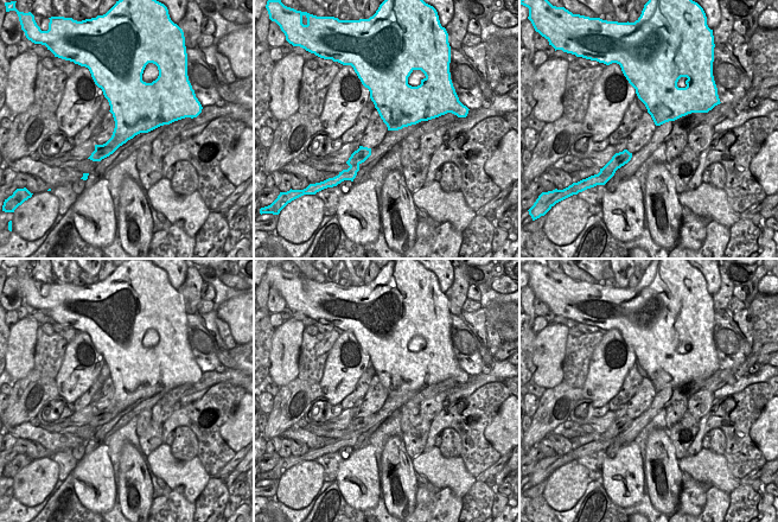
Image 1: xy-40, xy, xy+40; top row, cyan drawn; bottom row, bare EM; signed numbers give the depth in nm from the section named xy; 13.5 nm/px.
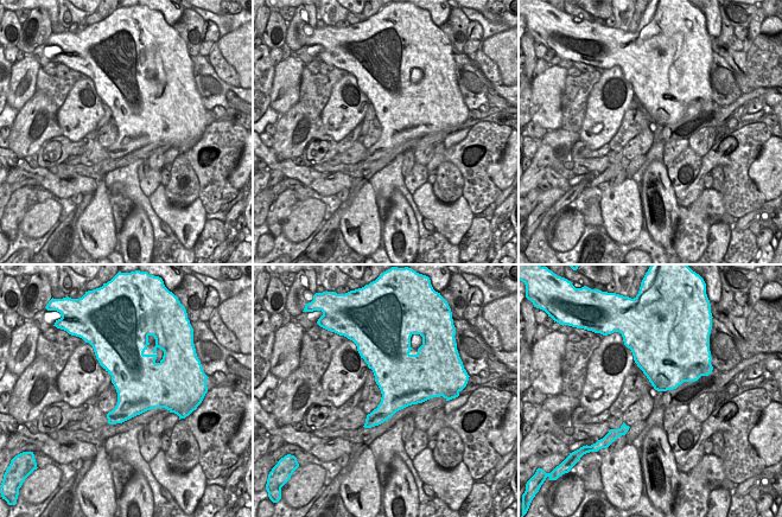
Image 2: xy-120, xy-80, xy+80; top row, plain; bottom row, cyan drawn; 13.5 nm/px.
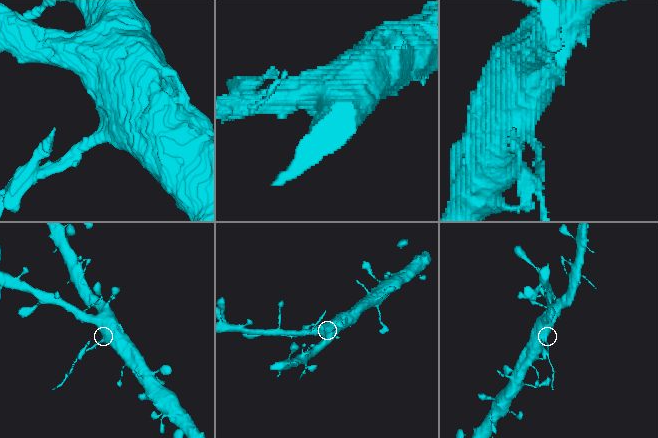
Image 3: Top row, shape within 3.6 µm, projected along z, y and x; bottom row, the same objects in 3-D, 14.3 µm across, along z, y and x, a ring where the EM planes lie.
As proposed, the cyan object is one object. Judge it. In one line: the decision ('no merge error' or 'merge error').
merge error

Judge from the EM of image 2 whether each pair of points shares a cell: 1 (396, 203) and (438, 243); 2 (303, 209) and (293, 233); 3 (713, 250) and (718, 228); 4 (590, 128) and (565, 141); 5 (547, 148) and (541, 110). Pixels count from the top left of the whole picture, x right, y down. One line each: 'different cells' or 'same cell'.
1: different cells
2: same cell
3: same cell
4: different cells
5: different cells

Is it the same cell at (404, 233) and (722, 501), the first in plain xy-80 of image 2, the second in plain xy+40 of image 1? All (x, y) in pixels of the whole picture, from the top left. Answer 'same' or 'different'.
different

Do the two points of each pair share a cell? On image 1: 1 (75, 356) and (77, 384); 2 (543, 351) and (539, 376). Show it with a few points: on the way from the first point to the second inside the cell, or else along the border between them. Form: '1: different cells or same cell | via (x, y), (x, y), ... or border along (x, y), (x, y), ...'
1: same cell | via (77, 363), (77, 377)
2: same cell | via (543, 357), (543, 370)

